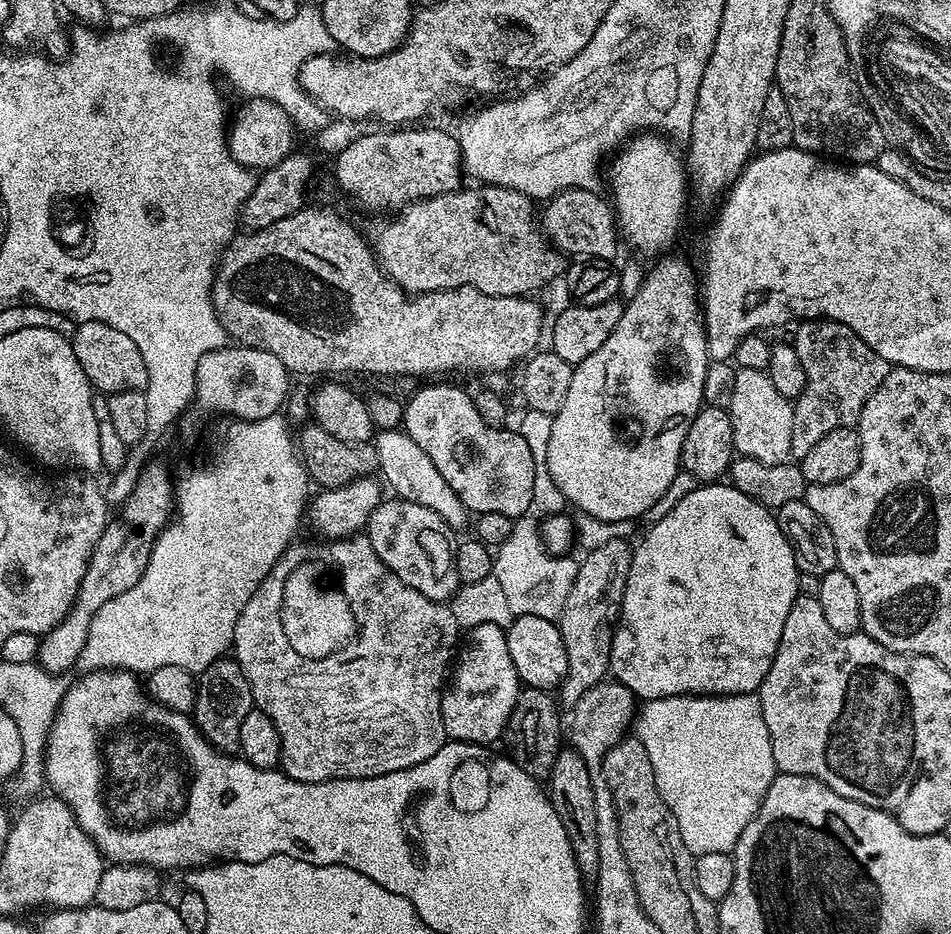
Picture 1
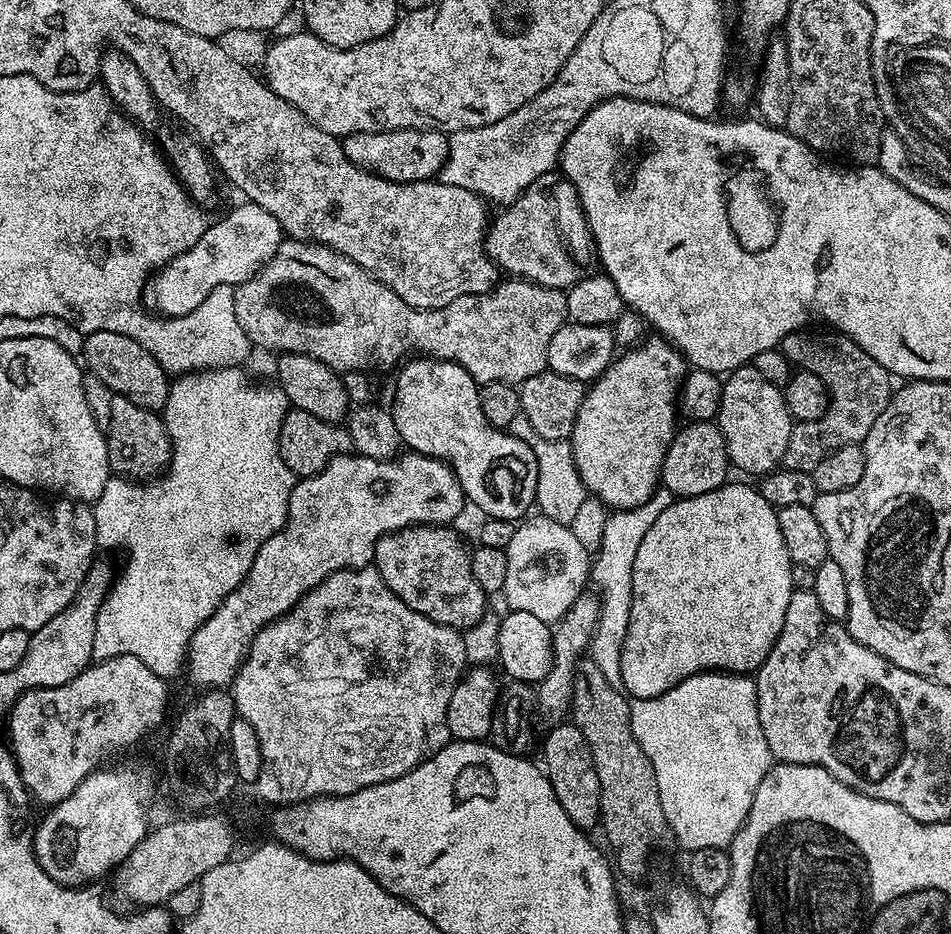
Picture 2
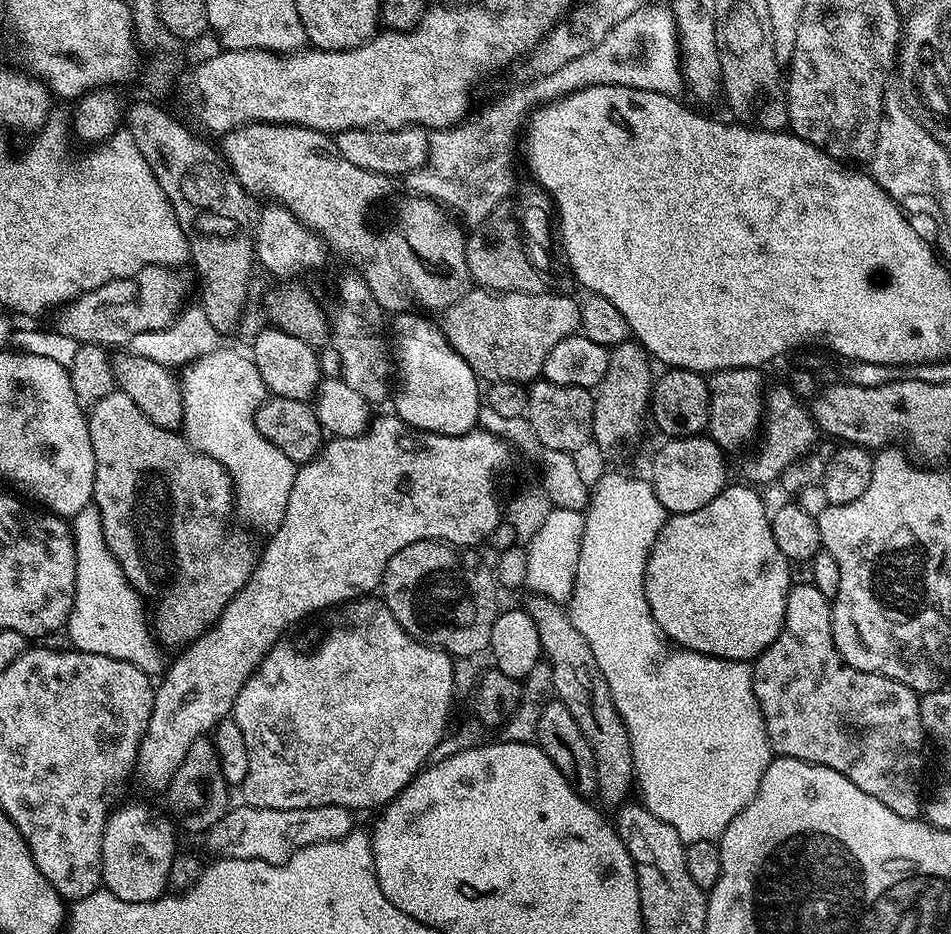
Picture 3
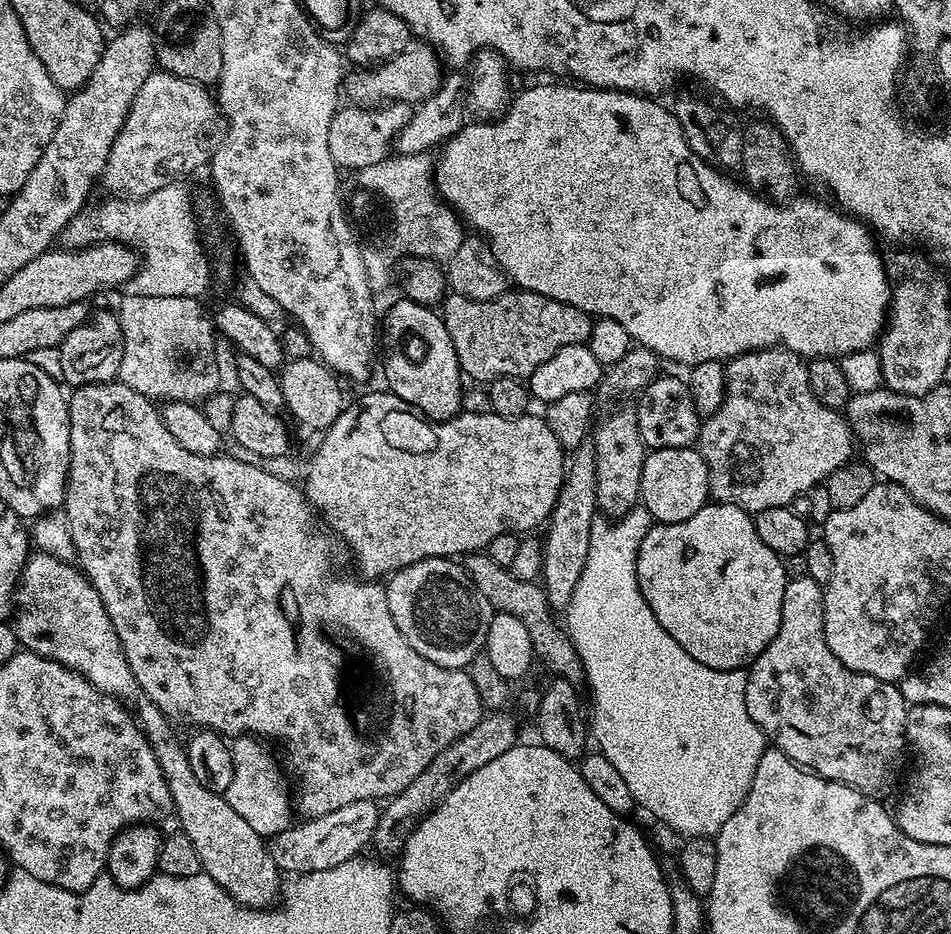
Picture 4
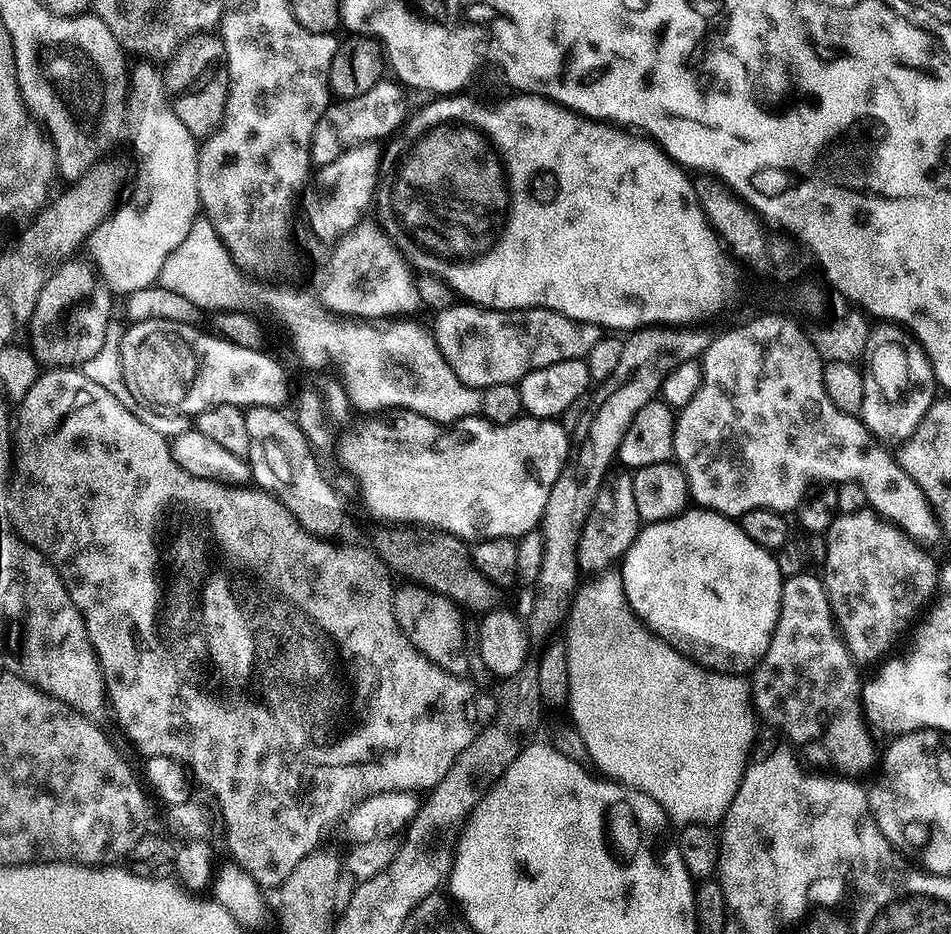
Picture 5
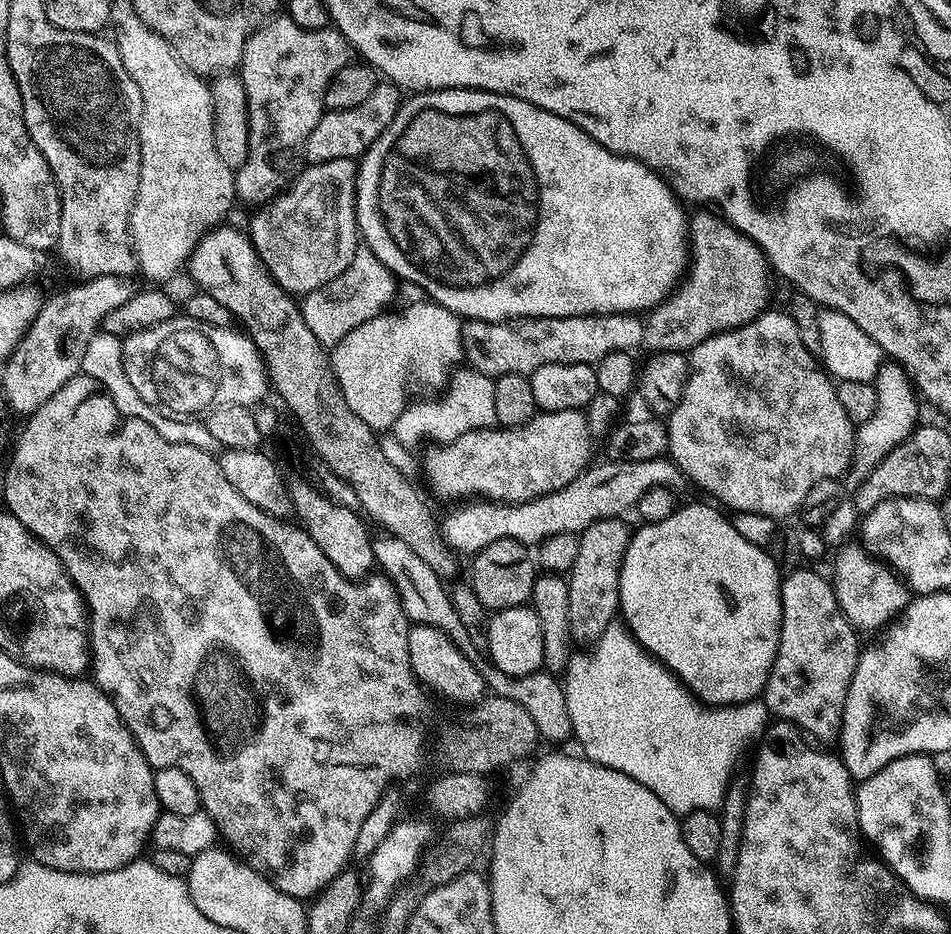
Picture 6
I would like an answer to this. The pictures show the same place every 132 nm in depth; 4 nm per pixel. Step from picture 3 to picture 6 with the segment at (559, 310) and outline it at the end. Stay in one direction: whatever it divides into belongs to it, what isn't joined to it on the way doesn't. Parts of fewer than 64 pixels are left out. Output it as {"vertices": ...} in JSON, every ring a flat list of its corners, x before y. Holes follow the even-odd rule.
{"vertices":[[636,314,619,316,520,316,517,320,464,320,460,329,464,360,484,378,506,374,531,377,538,366,551,364,595,365,606,354,632,352,644,342,644,320]]}

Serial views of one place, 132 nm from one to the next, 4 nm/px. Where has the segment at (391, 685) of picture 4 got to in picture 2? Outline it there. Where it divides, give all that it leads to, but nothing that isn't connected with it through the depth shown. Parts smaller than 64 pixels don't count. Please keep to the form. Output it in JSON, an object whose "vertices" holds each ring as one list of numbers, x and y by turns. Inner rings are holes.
{"vertices":[[116,395,110,406,110,426,106,429,108,441,108,466,115,475,137,482,156,478,172,461,172,440,164,429,164,421,157,413,142,406,134,406,130,398]]}

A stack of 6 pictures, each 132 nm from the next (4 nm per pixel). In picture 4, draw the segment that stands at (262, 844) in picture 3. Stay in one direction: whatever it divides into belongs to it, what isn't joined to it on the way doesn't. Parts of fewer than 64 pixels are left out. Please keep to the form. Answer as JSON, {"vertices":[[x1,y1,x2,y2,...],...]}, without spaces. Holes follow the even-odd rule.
{"vertices":[[359,800,350,802,350,806,342,806,342,810,330,810,330,814,322,814,313,820,301,819,291,828,282,830,282,834,271,837,273,860,284,874,303,874,342,866,342,862,353,860,365,851,364,847,372,844,380,813,377,801]]}

